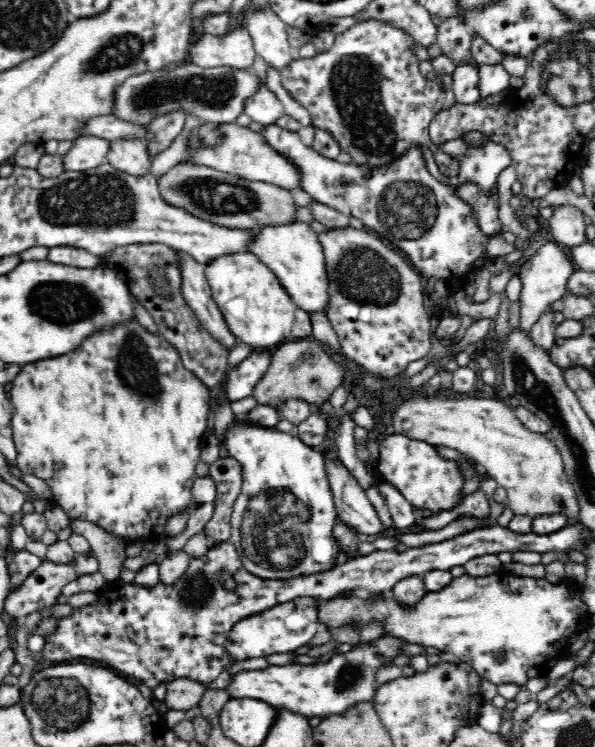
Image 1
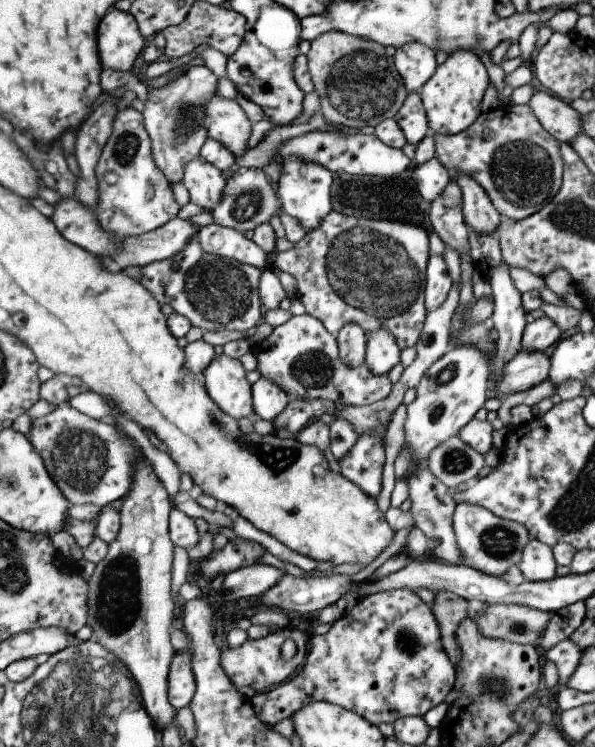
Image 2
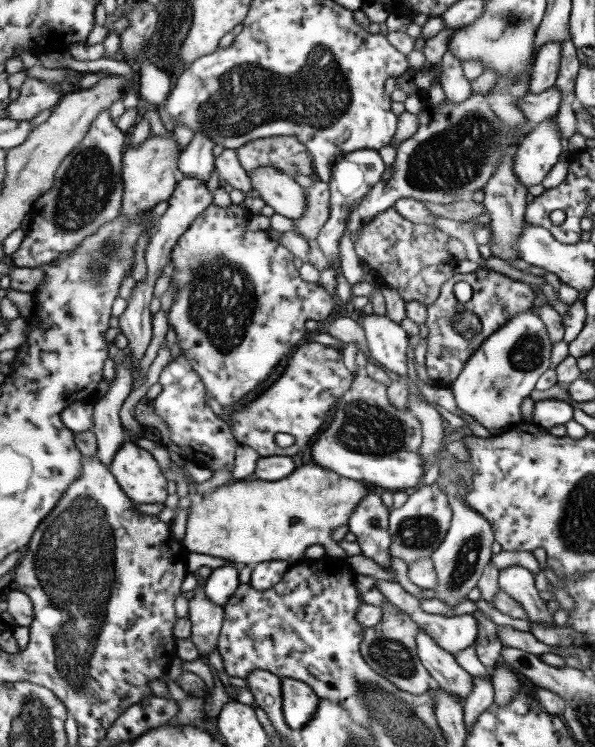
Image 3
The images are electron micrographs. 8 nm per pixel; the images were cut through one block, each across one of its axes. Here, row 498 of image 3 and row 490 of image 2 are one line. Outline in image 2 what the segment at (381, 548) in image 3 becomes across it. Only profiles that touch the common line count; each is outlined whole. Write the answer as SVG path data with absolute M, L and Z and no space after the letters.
M363 432L357 436L351 450L337 460L341 476L363 488L363 492L367 492L371 498L377 498L381 492L381 478L385 466L383 444L385 442L381 440L381 436L369 436Z

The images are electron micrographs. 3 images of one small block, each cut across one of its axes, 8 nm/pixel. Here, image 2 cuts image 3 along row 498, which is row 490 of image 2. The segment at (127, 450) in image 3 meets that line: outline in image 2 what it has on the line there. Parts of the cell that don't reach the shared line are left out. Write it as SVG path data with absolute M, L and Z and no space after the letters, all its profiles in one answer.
M137 456L137 464L133 470L133 488L125 496L123 508L121 508L121 530L119 538L111 542L111 550L105 560L97 564L97 570L93 578L89 580L91 584L91 598L87 598L89 610L89 622L87 626L93 630L93 640L103 644L115 658L119 658L127 670L131 672L133 680L139 686L143 706L147 714L155 720L159 730L167 730L167 726L175 724L175 714L177 710L171 706L171 696L169 696L169 678L171 678L171 664L175 662L175 656L179 654L173 644L173 618L175 618L175 602L171 594L171 580L173 580L173 554L175 554L175 544L169 536L169 514L175 510L173 498L169 496L165 484L157 476L155 468L151 462L143 456Z

